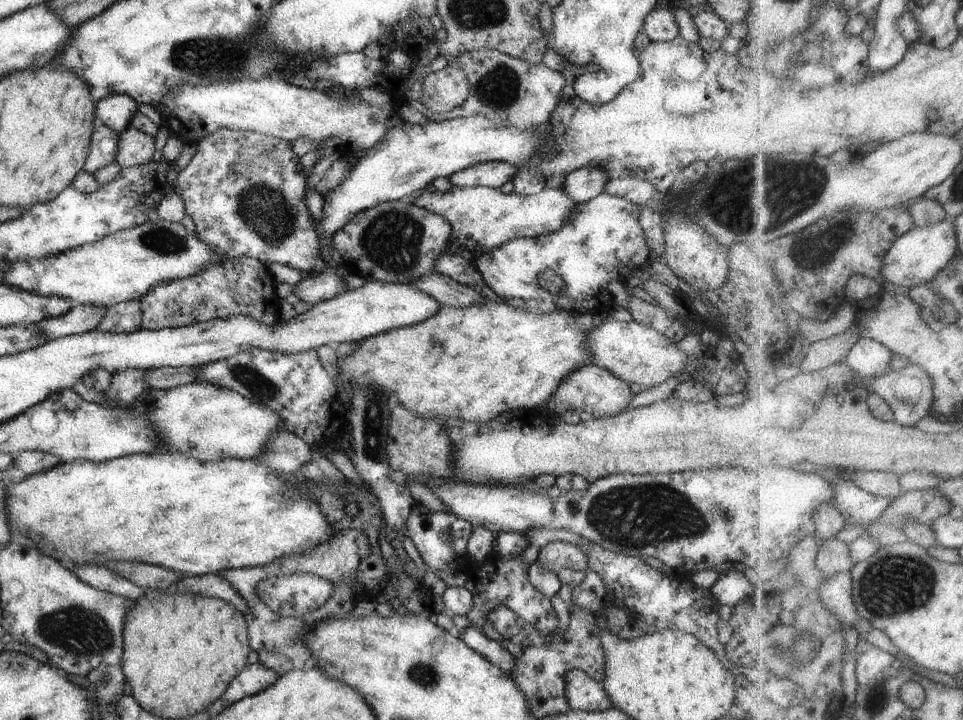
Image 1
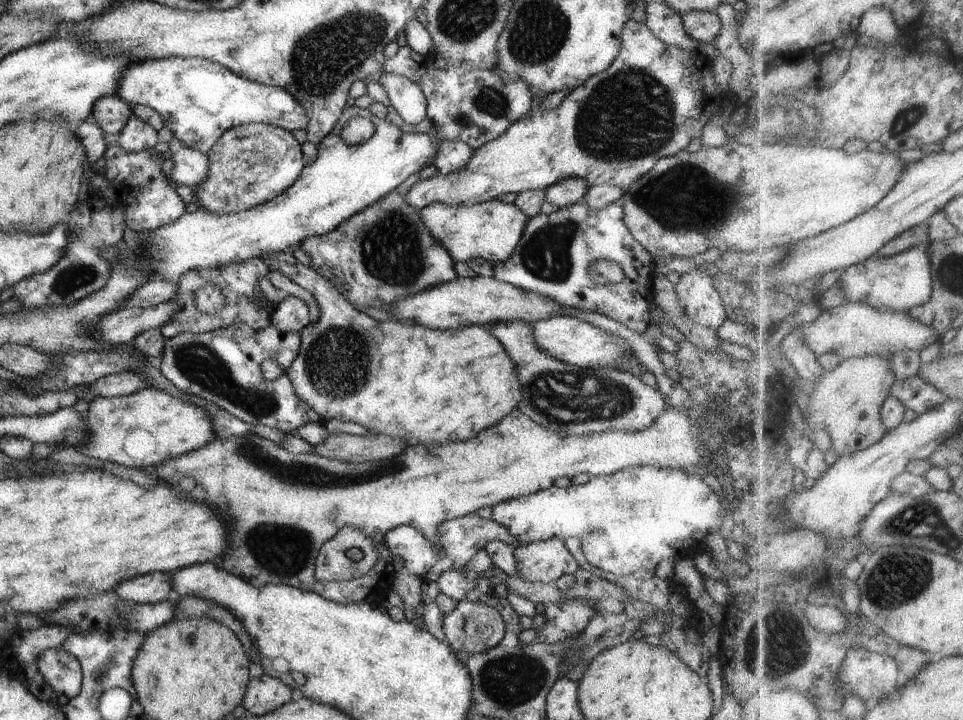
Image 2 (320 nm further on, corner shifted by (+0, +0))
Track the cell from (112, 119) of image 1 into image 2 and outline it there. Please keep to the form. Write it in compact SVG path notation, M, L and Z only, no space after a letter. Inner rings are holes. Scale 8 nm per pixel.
M117 94L106 95L93 102L91 119L106 135L118 134L133 114L131 107Z

